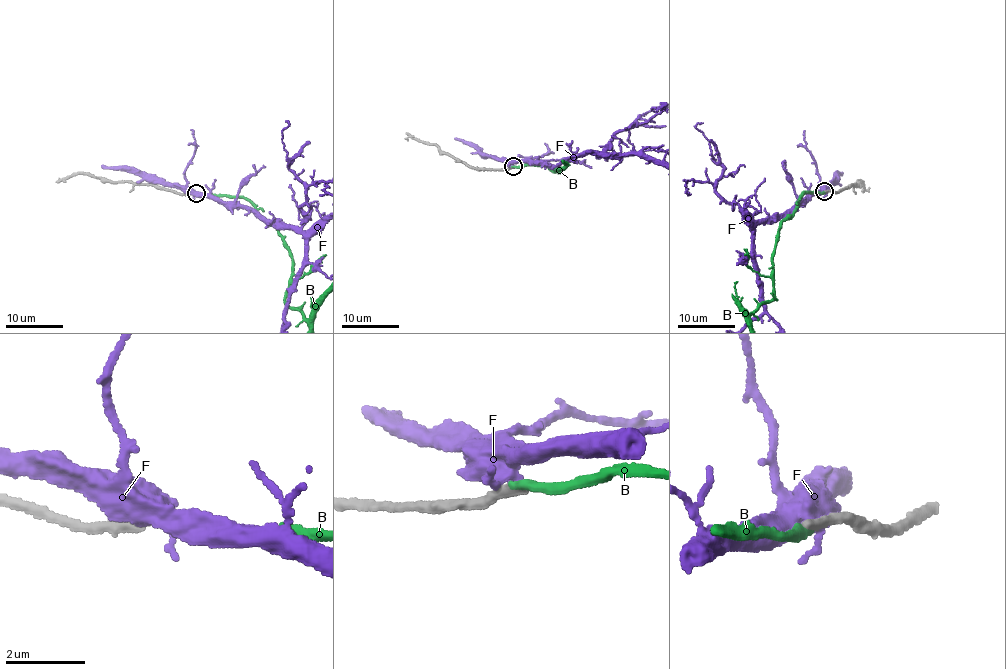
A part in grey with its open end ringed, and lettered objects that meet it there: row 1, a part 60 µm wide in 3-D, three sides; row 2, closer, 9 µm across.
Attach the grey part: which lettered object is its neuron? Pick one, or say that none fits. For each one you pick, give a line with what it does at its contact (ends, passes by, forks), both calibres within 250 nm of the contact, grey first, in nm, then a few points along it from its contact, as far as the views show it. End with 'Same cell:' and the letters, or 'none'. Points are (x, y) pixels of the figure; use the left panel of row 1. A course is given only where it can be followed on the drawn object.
B: it ends | 260/240 nm
Same cell: B

